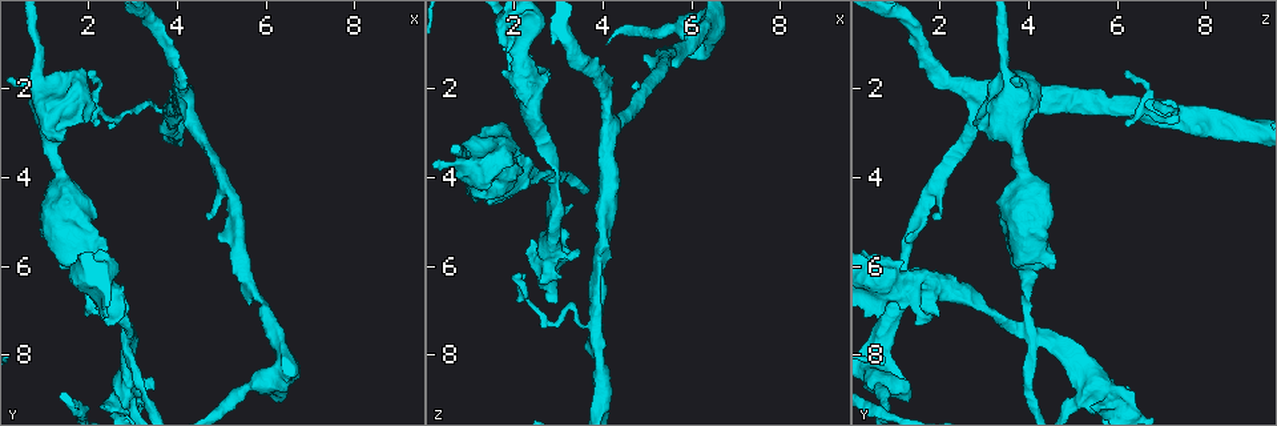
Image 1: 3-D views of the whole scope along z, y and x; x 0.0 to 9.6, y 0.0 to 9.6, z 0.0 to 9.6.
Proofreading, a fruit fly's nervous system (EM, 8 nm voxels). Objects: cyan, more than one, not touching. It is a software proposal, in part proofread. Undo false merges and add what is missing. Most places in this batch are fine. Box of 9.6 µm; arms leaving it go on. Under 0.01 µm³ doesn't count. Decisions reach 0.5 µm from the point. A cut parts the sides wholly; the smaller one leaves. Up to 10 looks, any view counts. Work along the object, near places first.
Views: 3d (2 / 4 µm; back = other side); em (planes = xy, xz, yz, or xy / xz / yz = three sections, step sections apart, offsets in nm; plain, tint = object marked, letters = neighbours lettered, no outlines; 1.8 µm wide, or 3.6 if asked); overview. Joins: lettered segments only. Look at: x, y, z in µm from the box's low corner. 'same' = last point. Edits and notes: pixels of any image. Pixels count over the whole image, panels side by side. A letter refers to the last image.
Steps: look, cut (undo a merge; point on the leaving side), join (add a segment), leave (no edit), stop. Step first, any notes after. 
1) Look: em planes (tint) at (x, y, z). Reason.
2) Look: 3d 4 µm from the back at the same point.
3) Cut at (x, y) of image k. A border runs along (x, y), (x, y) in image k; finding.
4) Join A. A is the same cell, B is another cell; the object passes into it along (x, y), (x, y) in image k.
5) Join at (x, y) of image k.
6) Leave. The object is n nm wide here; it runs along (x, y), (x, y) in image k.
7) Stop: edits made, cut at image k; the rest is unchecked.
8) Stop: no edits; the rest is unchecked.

Look: 3d 4 µm at (3.80, 2.45, 7.35).

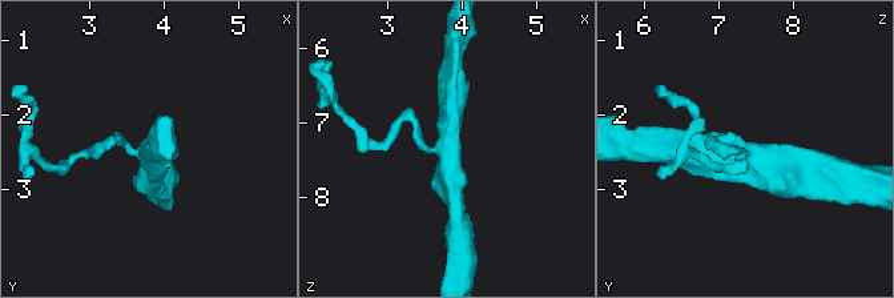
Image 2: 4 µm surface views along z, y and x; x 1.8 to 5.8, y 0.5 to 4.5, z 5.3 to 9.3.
Look: em planes (tint) at (3.80, 2.50, 7.35). 3 arms meet here; now the EM.

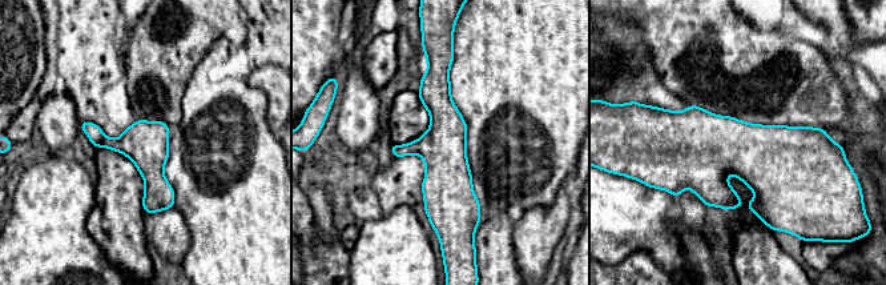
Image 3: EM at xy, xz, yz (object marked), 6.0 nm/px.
Look: em planes (letters) at the same point.

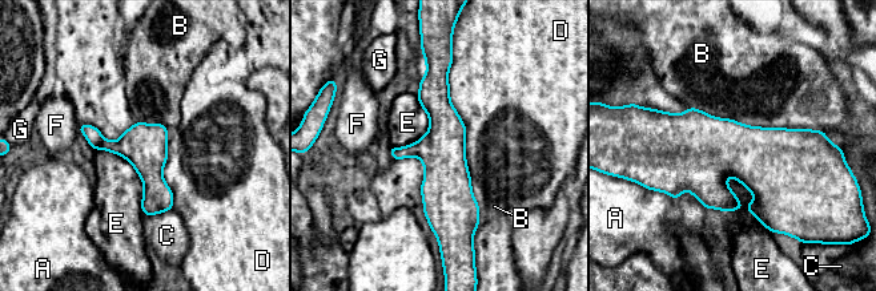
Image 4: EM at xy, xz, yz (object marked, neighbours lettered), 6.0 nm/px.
Leave. A, B, C, D, E, F and G are other cells; a border runs along (728, 176), (728, 188), (771, 233) in image 4; all the same neuron.

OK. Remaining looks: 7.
Look: em 3.6 µm planes (letters) at (2.15, 6.65, 1.70). Looks like a crossing.

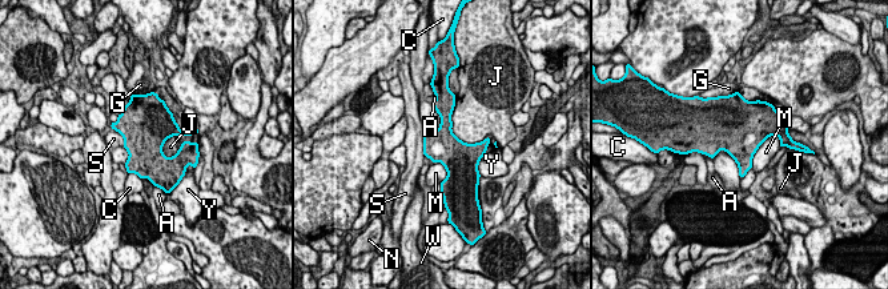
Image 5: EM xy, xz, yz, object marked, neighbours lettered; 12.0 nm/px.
Leave. The object is 400 nm wide here; A, C, G, J, M, N, S, W and Y are other cells; a border runs along (451, 111), (451, 132), (479, 143) in image 5; one neuron here.

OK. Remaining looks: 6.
Look: em planes (letters) at (2.80, 8.80, 5.30). Two arms in line, one across.

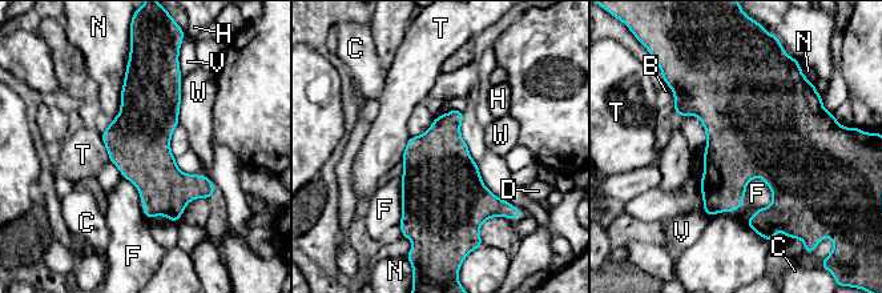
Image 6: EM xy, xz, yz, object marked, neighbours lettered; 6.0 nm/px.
Leave. B, C, D, F, H, N, T, V and W are other cells; a border runs along (129, 57), (120, 112), (111, 121) in image 6; continuous, no second neuron.

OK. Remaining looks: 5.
Look: 3d 2 µm at (2.90, 7.35, 3.85). Abrupt turn.

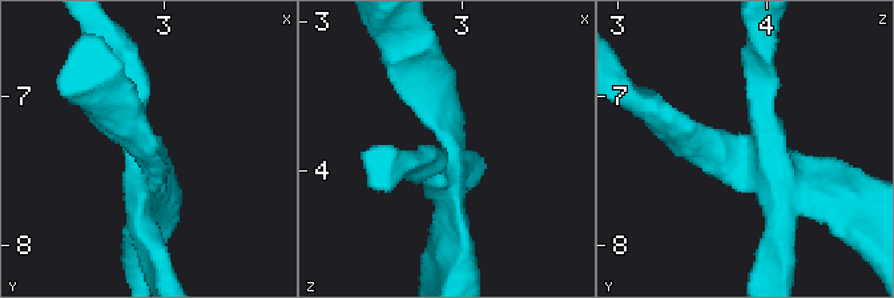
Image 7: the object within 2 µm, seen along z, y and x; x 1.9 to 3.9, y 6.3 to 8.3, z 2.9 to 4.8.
Look: em 3.6 µm planes (tint) at (2.88, 7.36, 3.90). 4 arms meet here; now the EM.

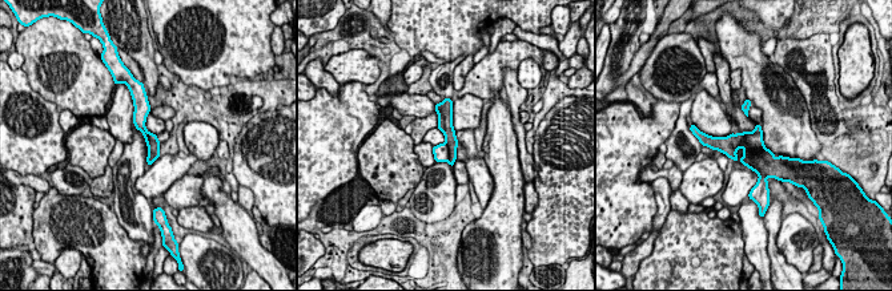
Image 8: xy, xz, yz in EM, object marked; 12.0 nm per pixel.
Look: em 3.6 µm planes (letters) at the same point.

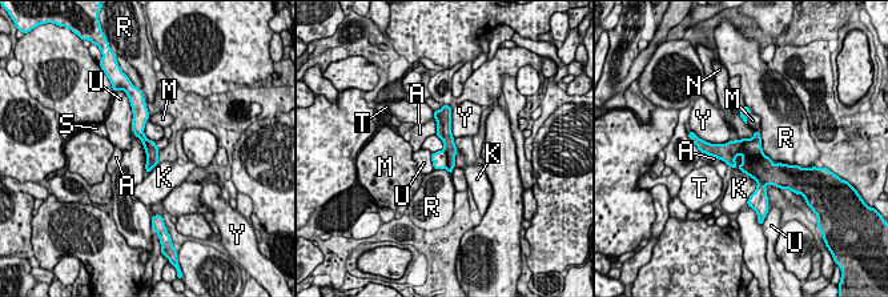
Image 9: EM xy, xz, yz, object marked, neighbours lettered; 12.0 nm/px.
Cut at (762, 167) of image 9. The longest contact is with R, 400 nm; A, K, M, N, R, S, T, U and Y are other cells; the part that leaves runs along (704, 148), (747, 165), (776, 167) in image 9; two neurons meet here.

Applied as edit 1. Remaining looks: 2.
Stop: edits made, cut at image 9; the rest is unchecked.

